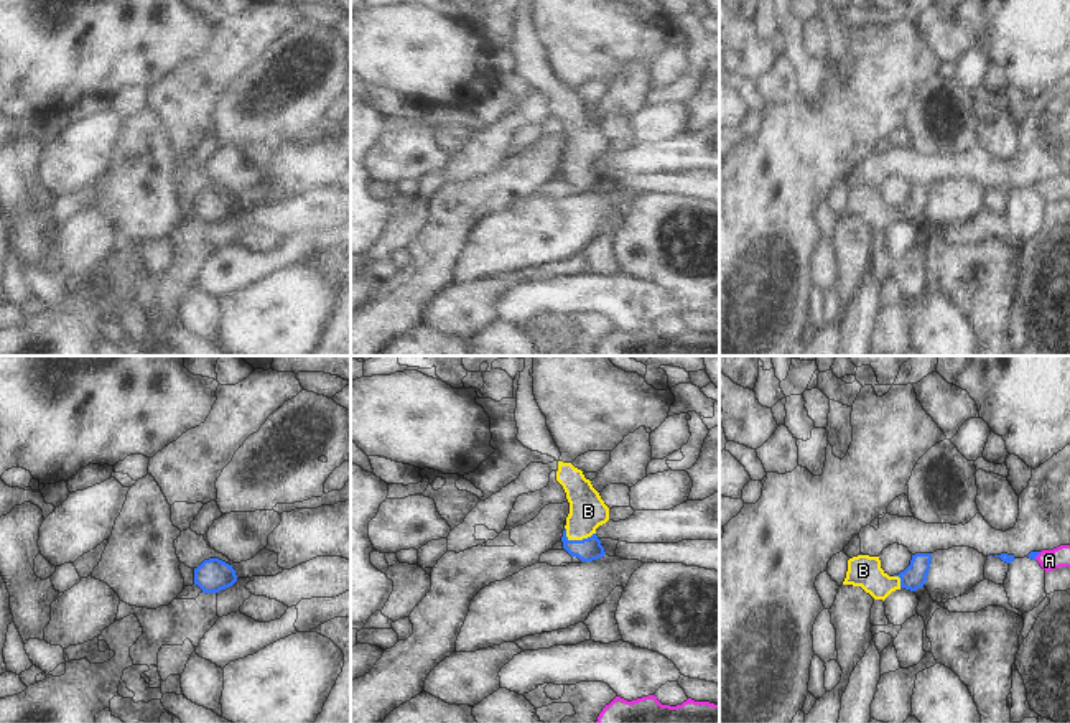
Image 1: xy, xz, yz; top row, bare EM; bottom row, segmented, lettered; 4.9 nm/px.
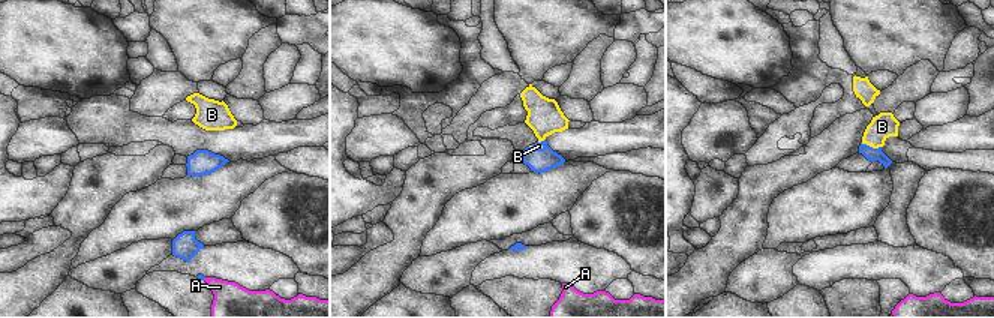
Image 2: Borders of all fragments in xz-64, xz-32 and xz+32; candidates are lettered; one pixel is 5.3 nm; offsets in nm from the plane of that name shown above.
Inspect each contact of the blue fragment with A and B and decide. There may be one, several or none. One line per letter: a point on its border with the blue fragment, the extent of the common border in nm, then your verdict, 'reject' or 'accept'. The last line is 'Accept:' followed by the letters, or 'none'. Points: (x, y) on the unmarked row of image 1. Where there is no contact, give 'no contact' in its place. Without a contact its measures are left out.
A: contact yz (1037, 185); length 50 nm; accept
B: contact xz (576, 172); length 160 nm; accept
Accept: A, B

